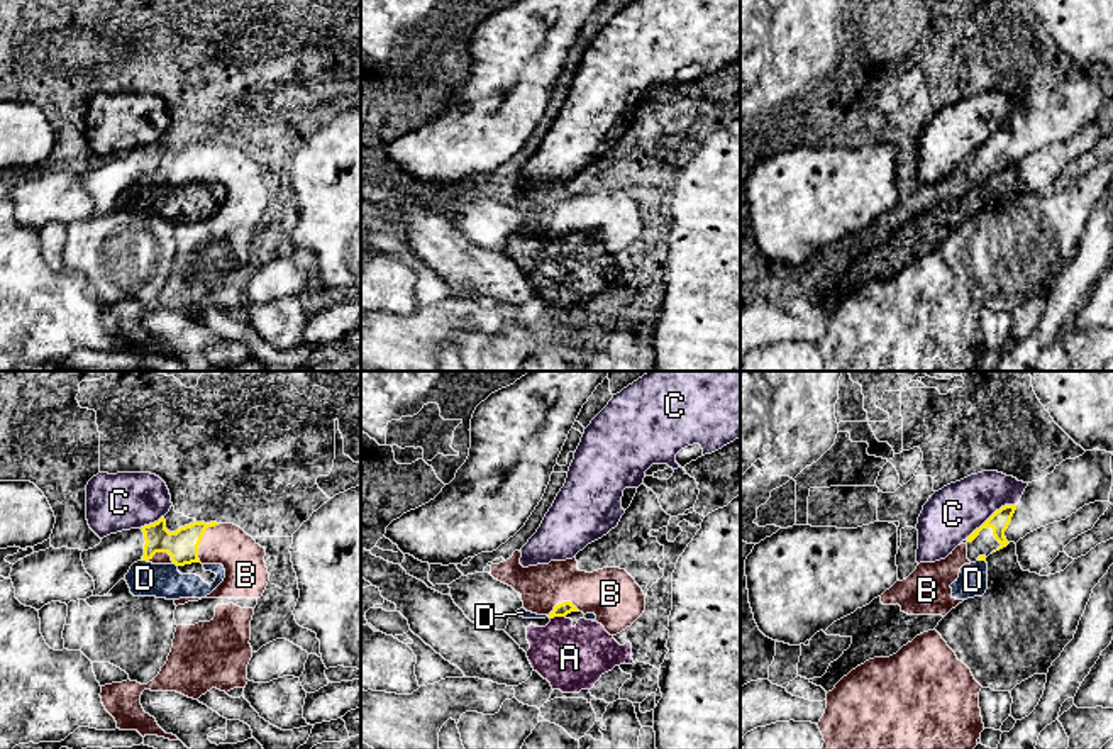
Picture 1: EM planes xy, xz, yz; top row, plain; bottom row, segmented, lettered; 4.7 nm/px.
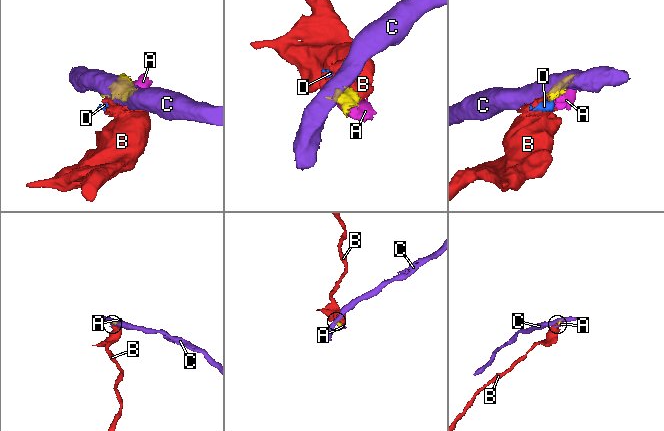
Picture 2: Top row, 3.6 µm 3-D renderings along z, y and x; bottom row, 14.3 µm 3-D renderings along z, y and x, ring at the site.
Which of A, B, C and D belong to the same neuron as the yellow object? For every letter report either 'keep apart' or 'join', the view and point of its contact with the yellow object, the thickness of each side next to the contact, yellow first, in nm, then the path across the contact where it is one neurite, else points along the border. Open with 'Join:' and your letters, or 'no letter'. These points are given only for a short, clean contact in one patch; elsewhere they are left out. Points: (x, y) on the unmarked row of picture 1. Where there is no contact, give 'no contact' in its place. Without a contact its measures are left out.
Join: B
A: keep apart; meets yellow in xz at (558, 236); 70 nm thick on the yellow side, 300 nm on the other
B: join; meets yellow in xy at (200, 160); 150 nm thick on the yellow side, 200 nm on the other; runs through xy (182, 166), (200, 160), (227, 165)
C: keep apart; meets yellow in yz at (991, 136); 90 nm thick on the yellow side, 260 nm on the other; border along yz (1015, 124), (1005, 124), (996, 129), (966, 158)
D: keep apart; meets yellow in xy at (144, 180); 150 nm thick on the yellow side, 160 nm on the other; border along xy (141, 180), (146, 182)

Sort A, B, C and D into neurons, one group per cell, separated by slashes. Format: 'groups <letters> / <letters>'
groups A D / B / C

